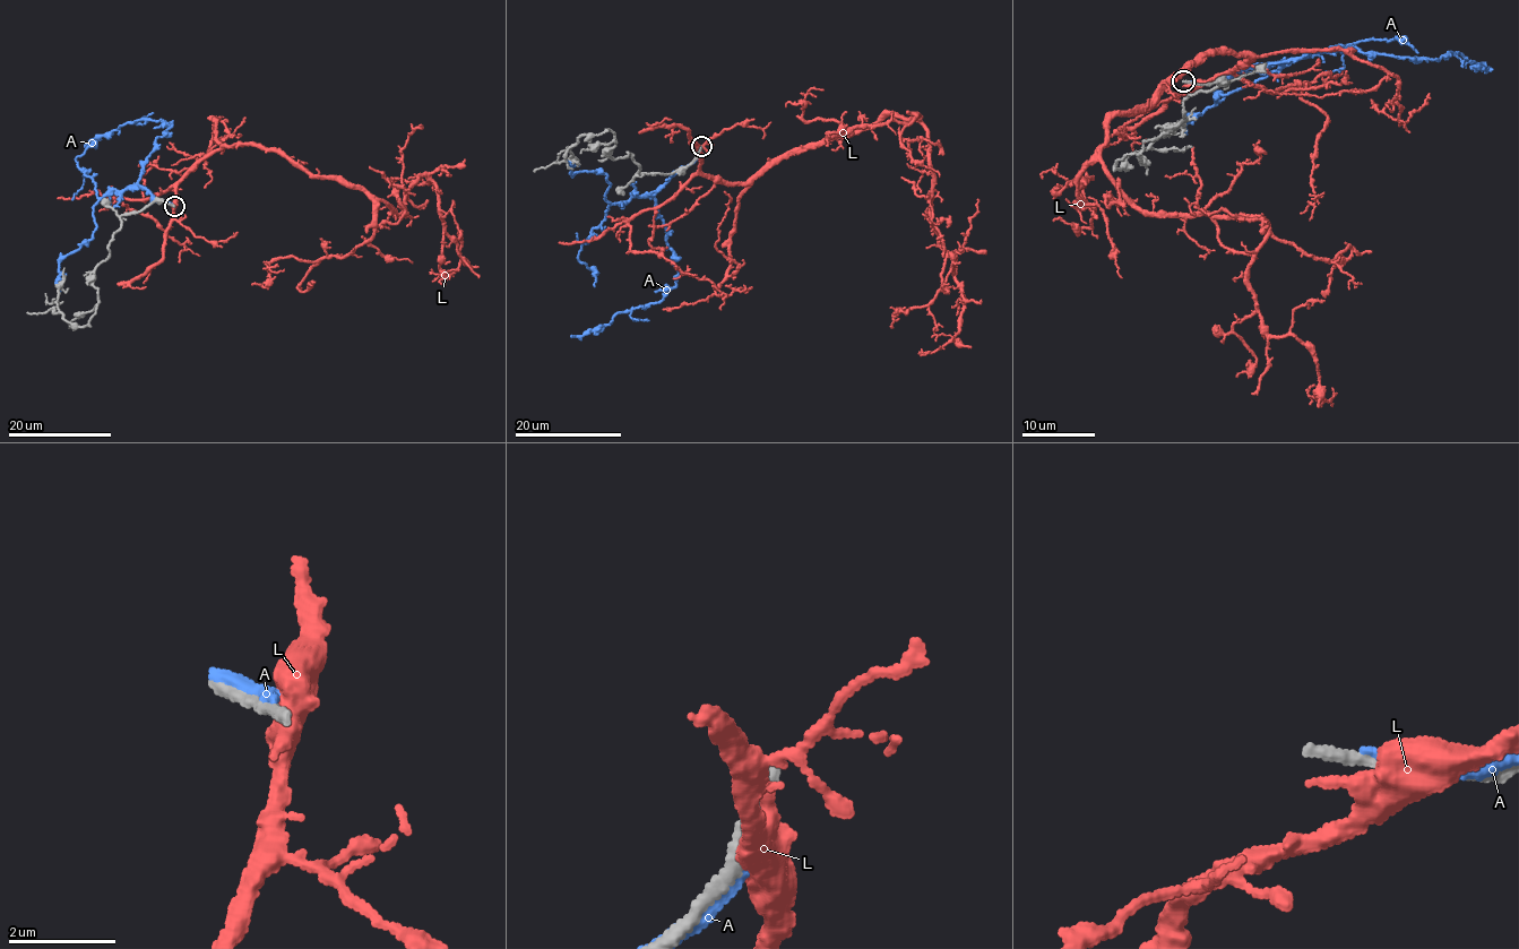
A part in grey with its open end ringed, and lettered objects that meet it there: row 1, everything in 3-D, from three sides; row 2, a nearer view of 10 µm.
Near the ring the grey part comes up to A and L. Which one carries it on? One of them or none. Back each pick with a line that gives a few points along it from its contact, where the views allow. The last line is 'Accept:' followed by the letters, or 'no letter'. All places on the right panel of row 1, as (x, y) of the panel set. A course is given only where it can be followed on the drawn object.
Accept: no letter

